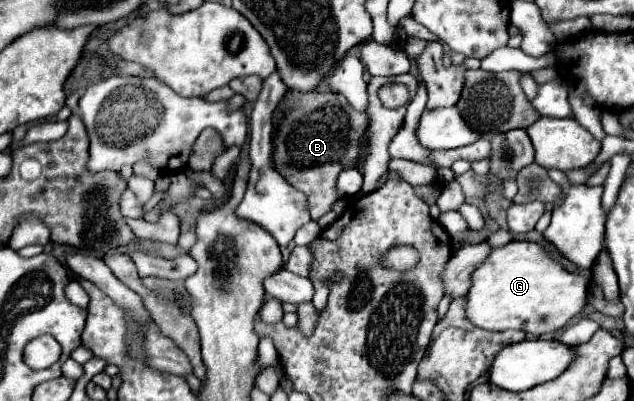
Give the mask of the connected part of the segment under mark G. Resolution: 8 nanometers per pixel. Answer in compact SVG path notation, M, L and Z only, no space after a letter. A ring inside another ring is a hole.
M509 242L493 248L491 254L471 272L471 288L465 296L467 318L483 330L523 330L535 336L557 332L585 306L587 280L569 274L551 260L535 242Z

